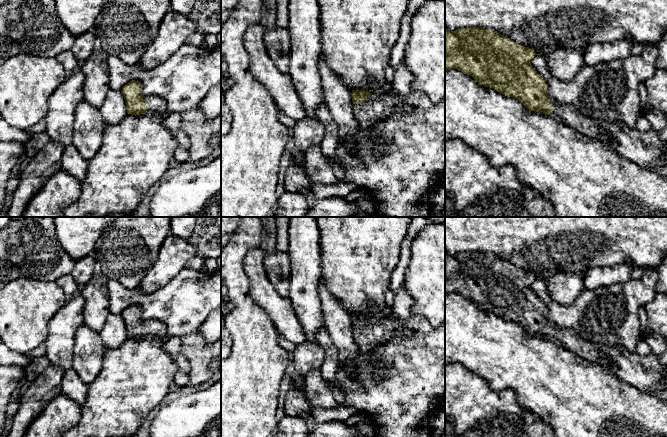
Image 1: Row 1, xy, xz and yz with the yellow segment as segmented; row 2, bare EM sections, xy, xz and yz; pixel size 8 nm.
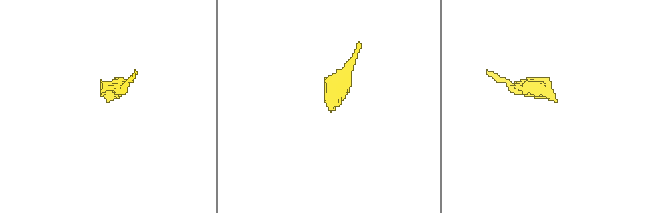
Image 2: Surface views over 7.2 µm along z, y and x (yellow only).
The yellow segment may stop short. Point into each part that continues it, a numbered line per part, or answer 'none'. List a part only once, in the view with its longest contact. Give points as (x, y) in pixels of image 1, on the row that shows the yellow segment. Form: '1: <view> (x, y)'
1: xz (379, 106)

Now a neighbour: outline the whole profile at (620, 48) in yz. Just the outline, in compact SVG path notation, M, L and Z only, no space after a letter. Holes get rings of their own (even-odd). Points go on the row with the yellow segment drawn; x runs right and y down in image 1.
M629 38L590 44L583 52L585 63L595 65L599 62L610 62L626 58L631 55L630 51L633 44Z

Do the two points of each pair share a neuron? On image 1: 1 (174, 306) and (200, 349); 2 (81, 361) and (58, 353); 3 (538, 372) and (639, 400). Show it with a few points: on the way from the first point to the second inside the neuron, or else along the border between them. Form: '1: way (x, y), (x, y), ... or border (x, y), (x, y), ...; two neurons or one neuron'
1: way (183, 317), (187, 322), (187, 331), (191, 338); one neuron
2: border (75, 335), (74, 356), (71, 367); two neurons
3: way (563, 389), (580, 400), (614, 400); one neuron

